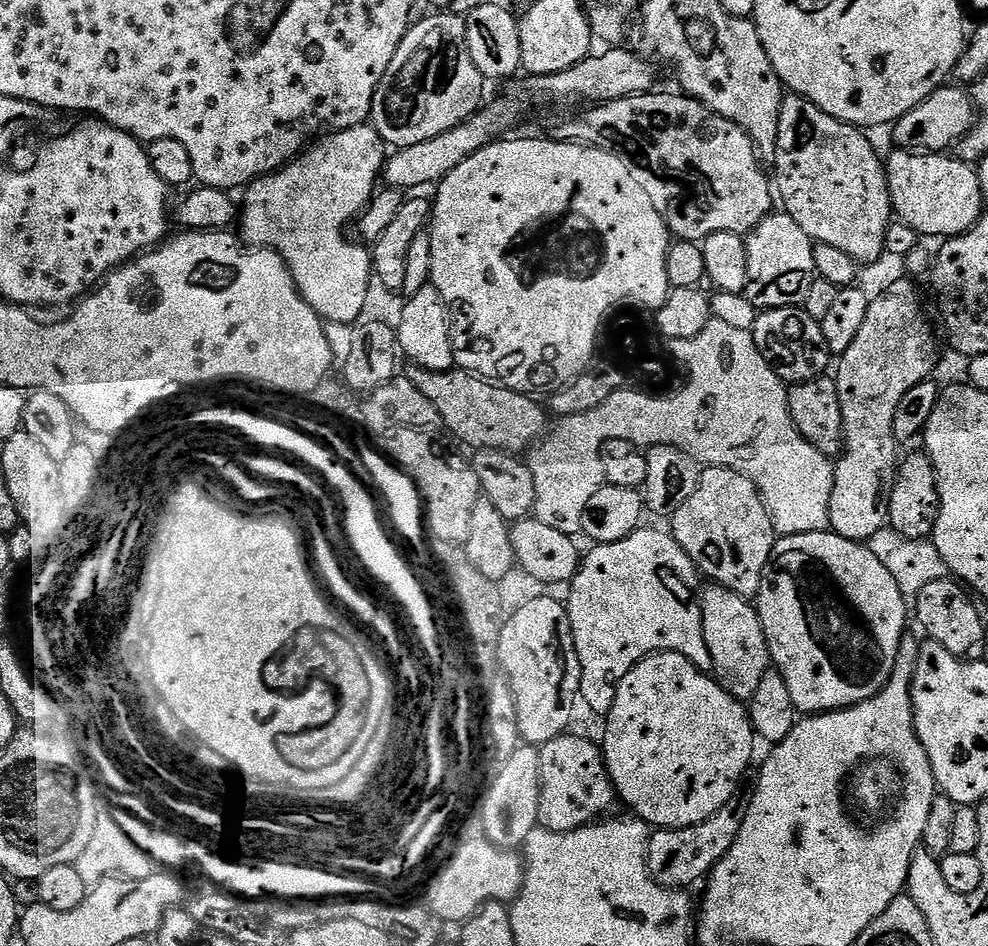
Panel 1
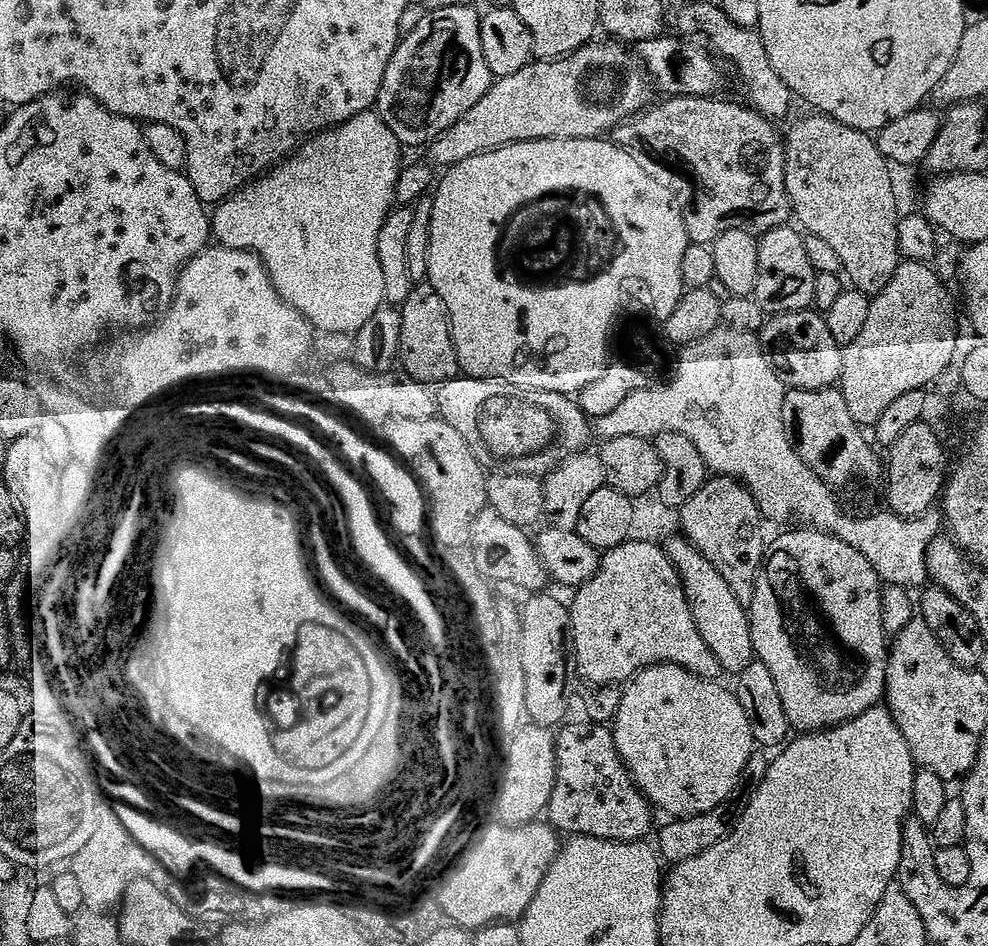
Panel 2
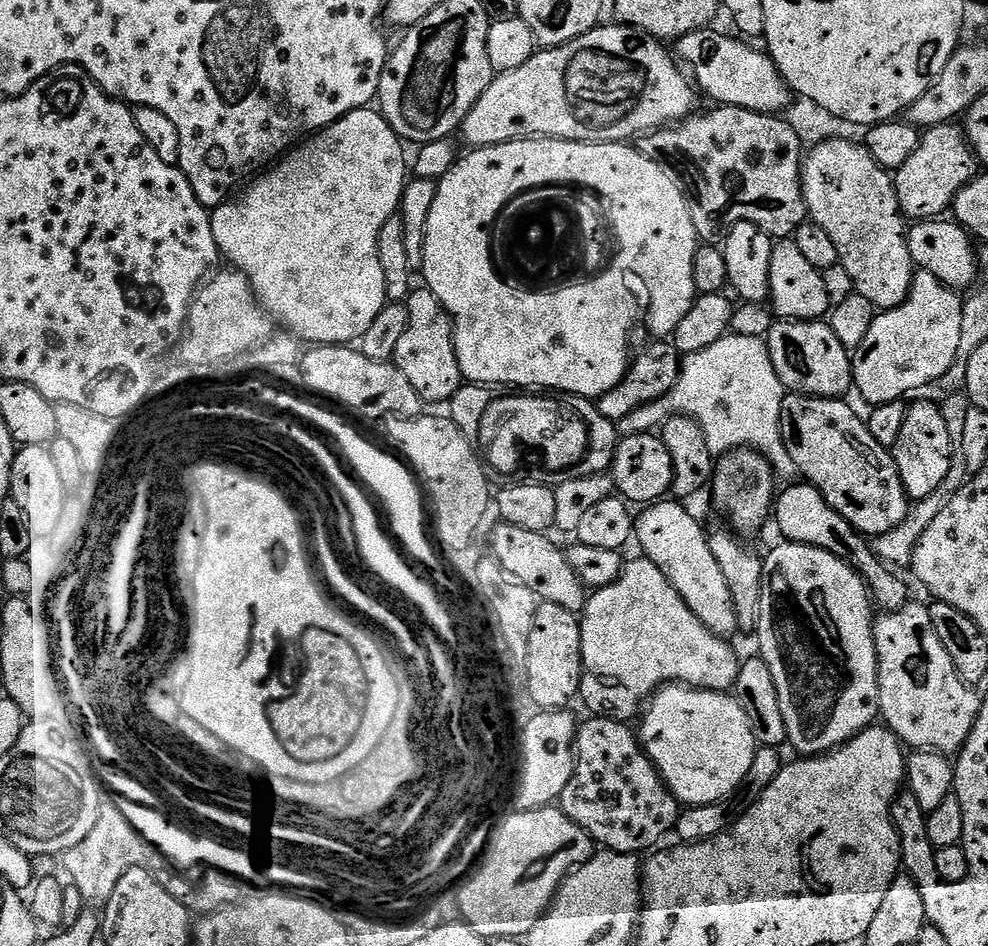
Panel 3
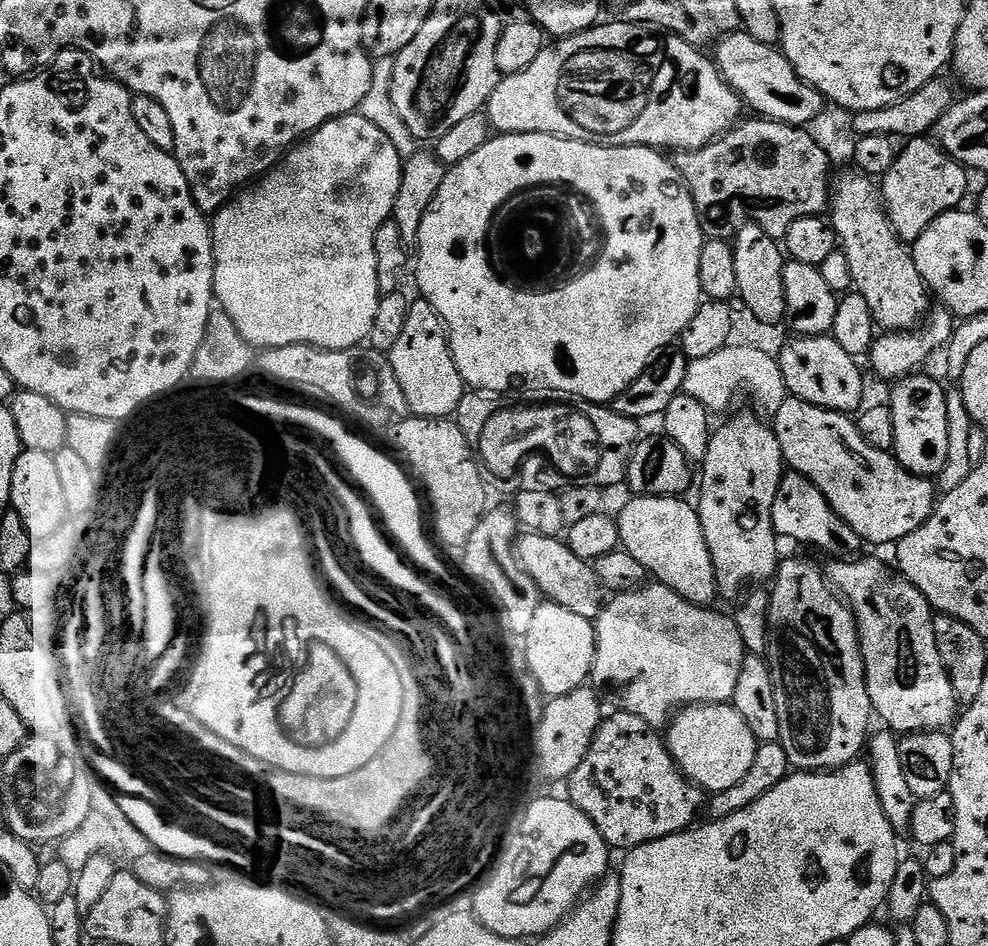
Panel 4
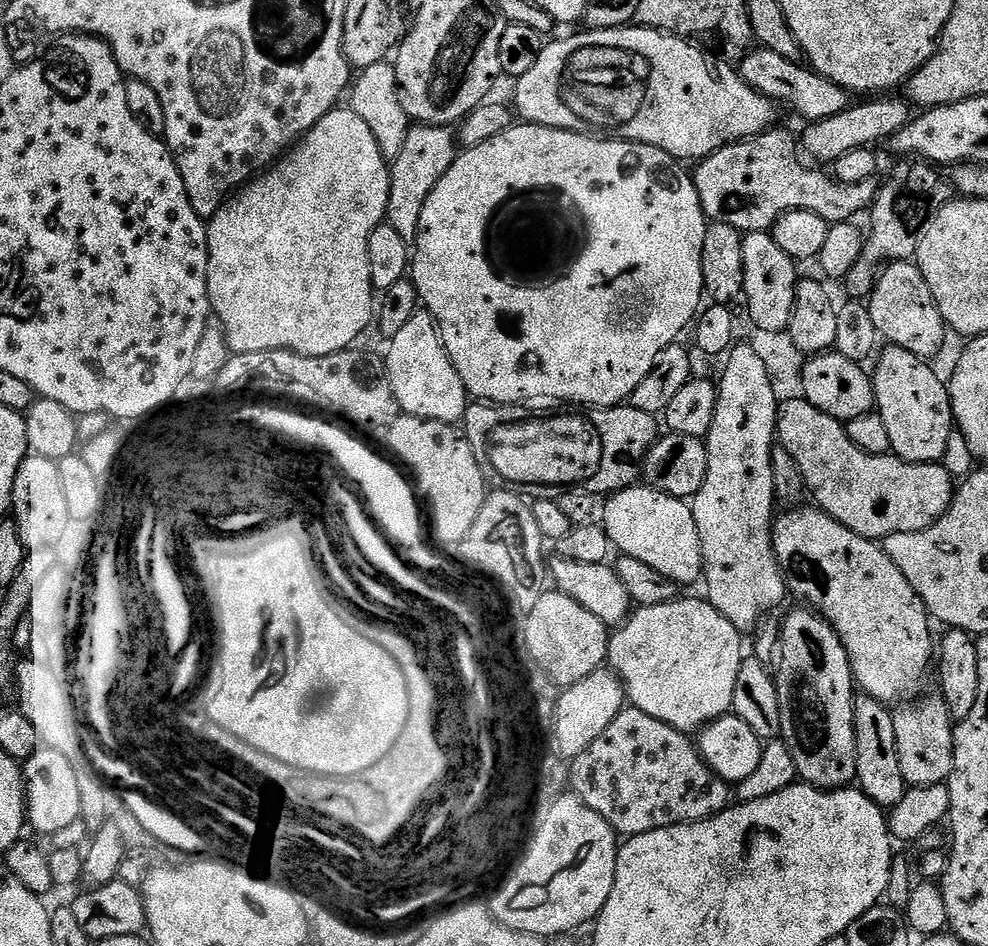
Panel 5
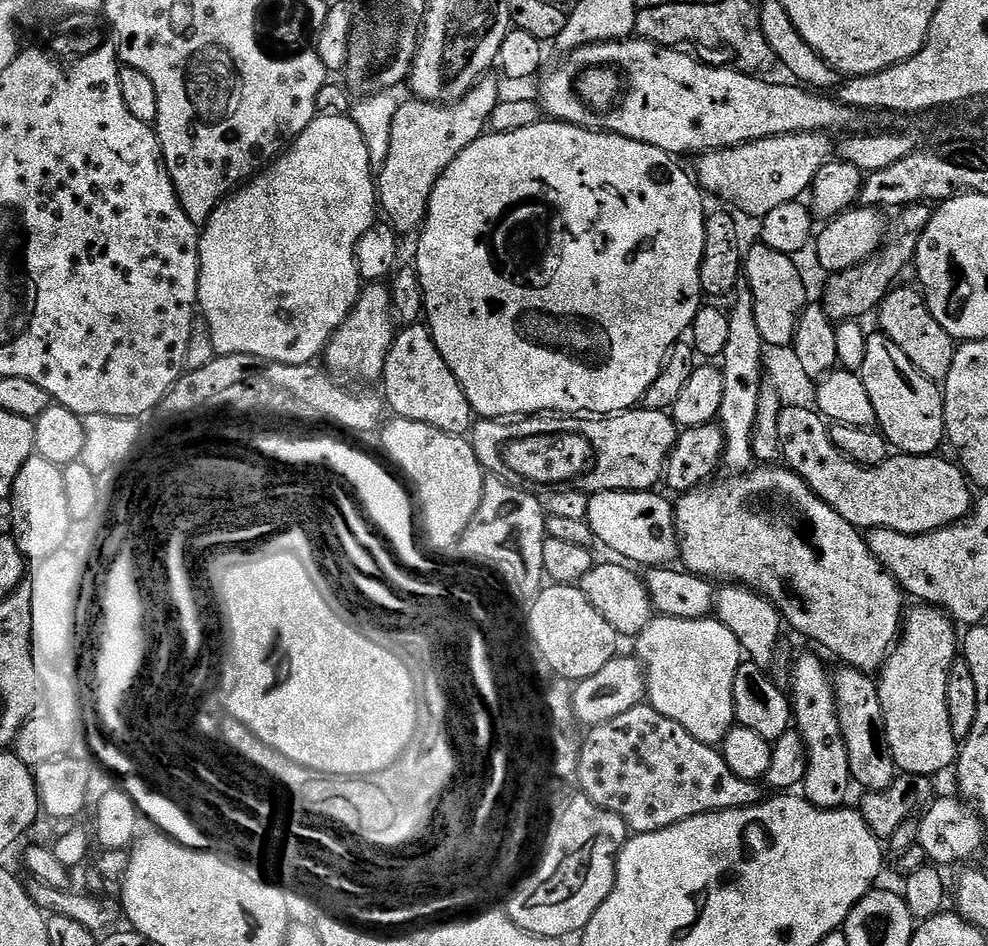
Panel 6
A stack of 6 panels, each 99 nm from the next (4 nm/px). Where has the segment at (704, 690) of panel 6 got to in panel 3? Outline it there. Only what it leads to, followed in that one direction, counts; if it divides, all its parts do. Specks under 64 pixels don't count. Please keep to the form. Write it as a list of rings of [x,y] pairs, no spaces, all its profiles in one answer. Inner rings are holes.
[[[637,558],[637,560],[629,559],[620,572],[619,578],[613,584],[605,588],[595,589],[587,597],[583,613],[579,617],[579,622],[580,633],[582,634],[582,662],[584,666],[580,674],[580,691],[578,696],[581,701],[584,699],[584,704],[592,711],[589,713],[593,717],[601,716],[607,720],[632,722],[637,719],[638,713],[641,711],[645,701],[655,693],[656,689],[662,688],[666,684],[675,682],[687,684],[689,688],[708,688],[712,692],[728,692],[735,685],[738,678],[738,670],[742,660],[741,657],[736,657],[735,650],[728,645],[731,643],[725,637],[716,636],[709,628],[702,626],[702,622],[693,614],[690,606],[686,606],[686,602],[682,602],[678,590],[674,590],[674,586],[670,586],[666,574],[662,574],[662,570],[658,570],[658,566],[654,566],[654,562],[649,560],[643,558]]]

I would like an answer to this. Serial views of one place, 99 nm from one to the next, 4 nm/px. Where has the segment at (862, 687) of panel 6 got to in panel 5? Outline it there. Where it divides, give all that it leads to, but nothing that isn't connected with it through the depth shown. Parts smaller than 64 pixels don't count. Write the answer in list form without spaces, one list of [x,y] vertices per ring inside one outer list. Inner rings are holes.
[[[860,694],[856,698],[854,728],[856,730],[856,779],[860,791],[885,810],[898,807],[902,802],[906,785],[902,778],[902,762],[898,762],[898,738],[894,735],[894,718],[891,707],[878,703],[874,698]]]

